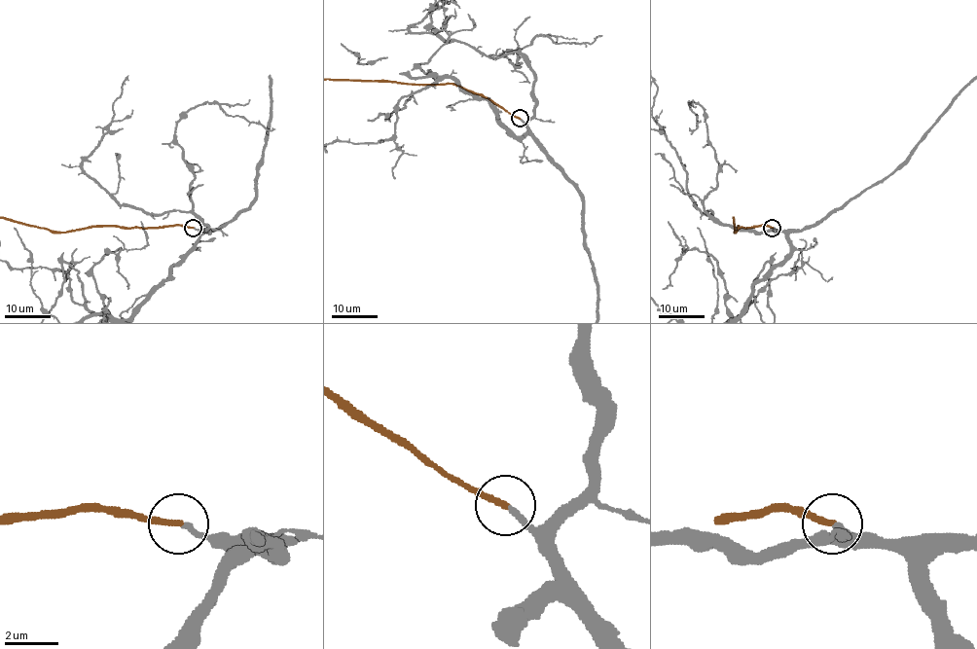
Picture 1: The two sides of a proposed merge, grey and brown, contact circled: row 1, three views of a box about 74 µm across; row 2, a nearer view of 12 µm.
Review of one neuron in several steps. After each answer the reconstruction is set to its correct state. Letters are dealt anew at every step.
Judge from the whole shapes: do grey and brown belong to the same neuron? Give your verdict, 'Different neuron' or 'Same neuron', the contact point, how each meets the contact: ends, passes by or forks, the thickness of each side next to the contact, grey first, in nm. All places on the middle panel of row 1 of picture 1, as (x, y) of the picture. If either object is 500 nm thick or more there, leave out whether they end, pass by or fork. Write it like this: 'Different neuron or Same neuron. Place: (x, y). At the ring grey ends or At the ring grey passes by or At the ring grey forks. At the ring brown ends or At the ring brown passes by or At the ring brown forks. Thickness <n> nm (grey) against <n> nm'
Same neuron. Place: (520, 118). At the ring grey ends. At the ring brown ends. Thickness 200 nm (grey) against 240 nm

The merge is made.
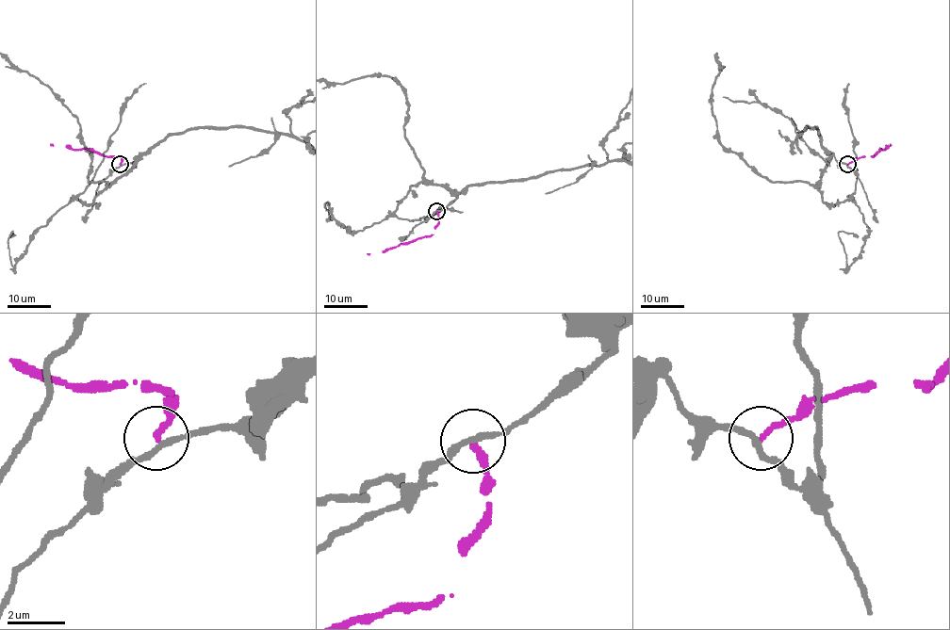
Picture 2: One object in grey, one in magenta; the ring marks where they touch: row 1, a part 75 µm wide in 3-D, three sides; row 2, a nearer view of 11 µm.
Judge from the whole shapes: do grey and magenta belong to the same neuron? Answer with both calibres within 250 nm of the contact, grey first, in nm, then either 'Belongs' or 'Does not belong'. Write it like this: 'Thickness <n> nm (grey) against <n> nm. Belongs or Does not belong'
Thickness 190 nm (grey) against 190 nm. Does not belong

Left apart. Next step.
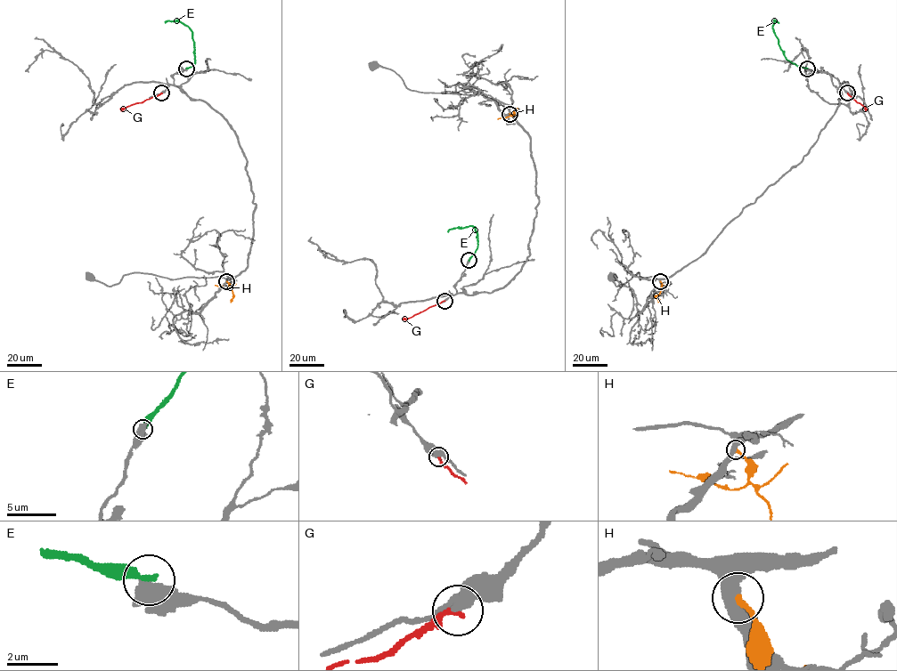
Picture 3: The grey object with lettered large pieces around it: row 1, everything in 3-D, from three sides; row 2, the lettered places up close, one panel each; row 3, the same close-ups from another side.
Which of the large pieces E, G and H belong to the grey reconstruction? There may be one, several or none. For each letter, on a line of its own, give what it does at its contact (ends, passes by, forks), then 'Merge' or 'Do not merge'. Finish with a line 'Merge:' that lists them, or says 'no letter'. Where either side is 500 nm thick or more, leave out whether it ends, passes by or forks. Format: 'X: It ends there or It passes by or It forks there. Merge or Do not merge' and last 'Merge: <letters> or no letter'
E: Do not merge
G: It ends there. Do not merge
H: Do not merge
Merge: no letter

